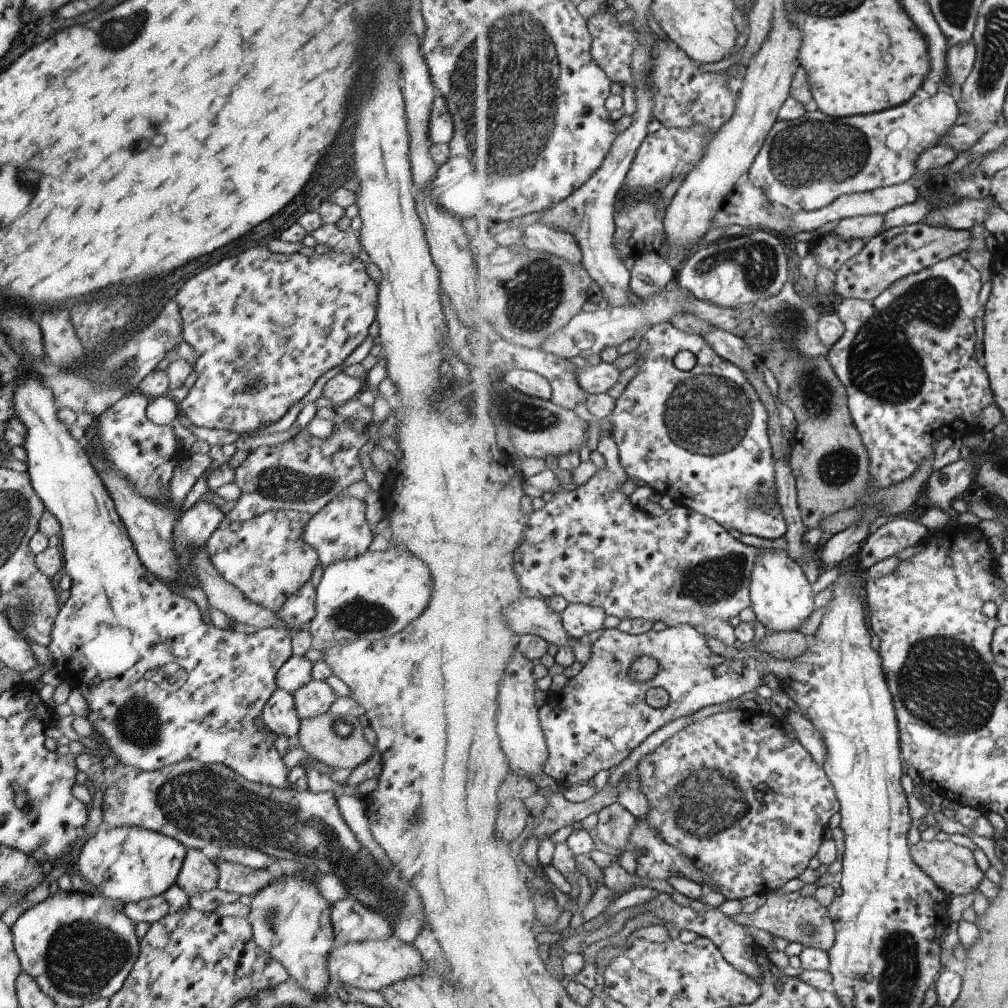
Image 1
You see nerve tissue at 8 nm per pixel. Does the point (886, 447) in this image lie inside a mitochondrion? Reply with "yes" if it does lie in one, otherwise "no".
no

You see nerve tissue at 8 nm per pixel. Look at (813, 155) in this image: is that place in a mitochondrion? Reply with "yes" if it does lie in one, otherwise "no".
yes

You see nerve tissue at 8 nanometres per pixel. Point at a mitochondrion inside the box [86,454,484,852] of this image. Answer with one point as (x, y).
(137, 722)

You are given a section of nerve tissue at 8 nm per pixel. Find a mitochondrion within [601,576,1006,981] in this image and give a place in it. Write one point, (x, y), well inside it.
(943, 682)

